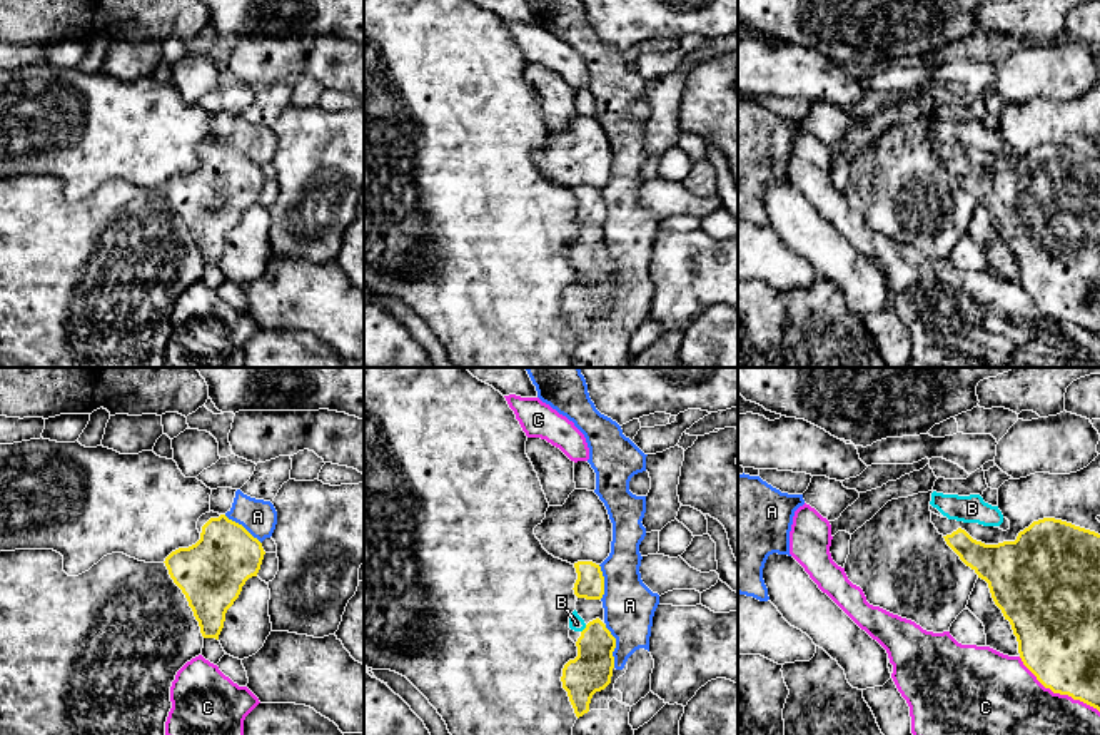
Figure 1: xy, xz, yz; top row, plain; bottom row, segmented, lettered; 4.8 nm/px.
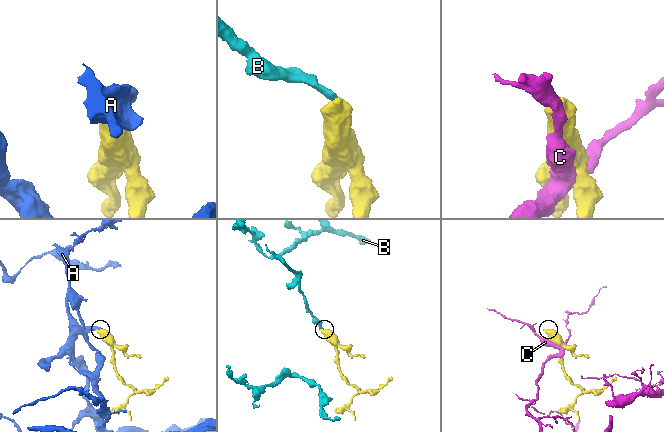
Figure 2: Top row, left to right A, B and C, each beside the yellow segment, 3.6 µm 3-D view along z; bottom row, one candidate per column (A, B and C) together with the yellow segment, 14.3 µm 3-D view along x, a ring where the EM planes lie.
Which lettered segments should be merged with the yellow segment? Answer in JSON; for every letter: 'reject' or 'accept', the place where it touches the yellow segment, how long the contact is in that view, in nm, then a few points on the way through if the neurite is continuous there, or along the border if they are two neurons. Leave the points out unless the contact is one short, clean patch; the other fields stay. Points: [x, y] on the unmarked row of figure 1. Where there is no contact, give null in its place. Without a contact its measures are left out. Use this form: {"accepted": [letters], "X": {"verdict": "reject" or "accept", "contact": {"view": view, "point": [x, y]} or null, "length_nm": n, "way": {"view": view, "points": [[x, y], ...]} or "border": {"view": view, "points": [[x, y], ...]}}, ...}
{"accepted": ["B"], "A": {"verdict": "reject", "contact": {"view": "xz", "point": [615, 273]}, "length_nm": 220, "border": {"view": "xz", "points": [[605, 251], [615, 264], [615, 293]]}}, "B": {"verdict": "accept", "contact": {"view": "xz", "point": [585, 254]}, "length_nm": 50}, "C": {"verdict": "reject", "contact": {"view": "yz", "point": [1057, 318]}, "length_nm": 480}}

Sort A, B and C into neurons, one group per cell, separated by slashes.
A / B / C

